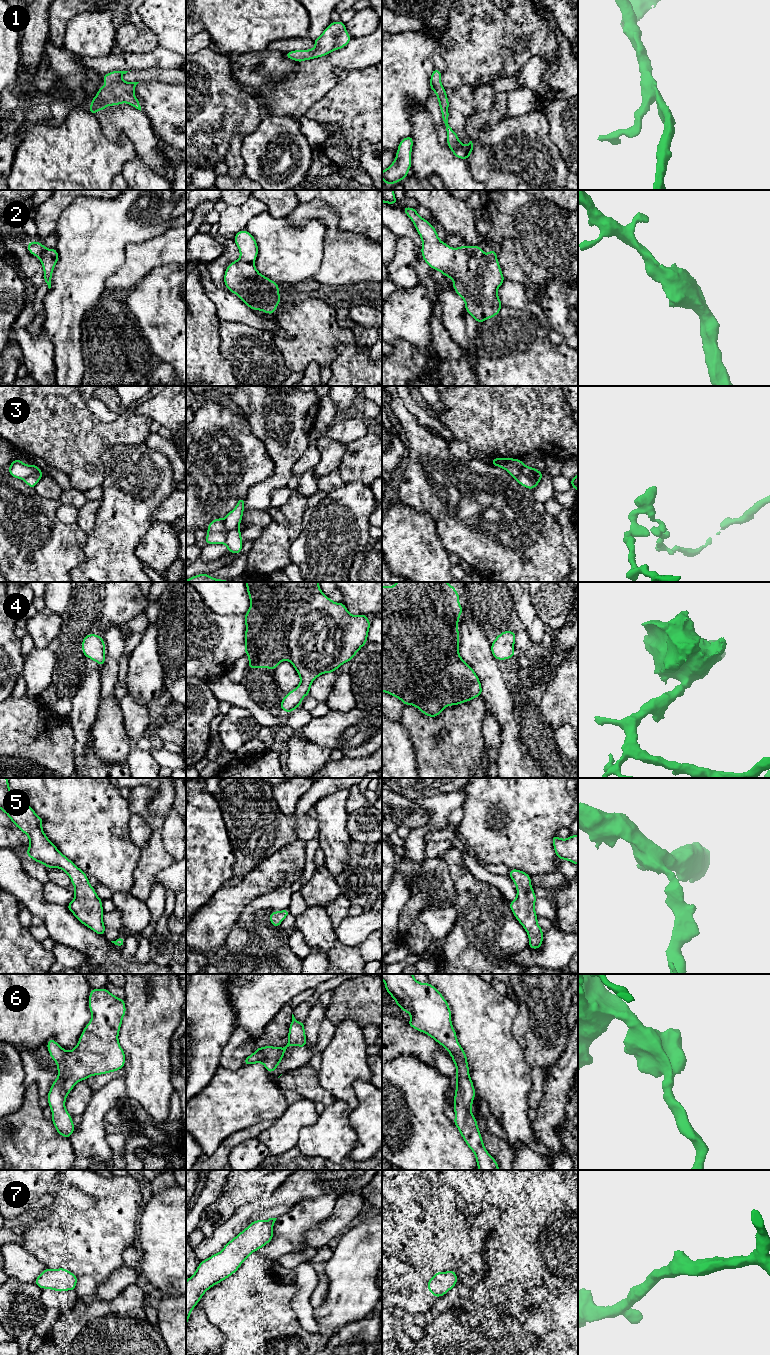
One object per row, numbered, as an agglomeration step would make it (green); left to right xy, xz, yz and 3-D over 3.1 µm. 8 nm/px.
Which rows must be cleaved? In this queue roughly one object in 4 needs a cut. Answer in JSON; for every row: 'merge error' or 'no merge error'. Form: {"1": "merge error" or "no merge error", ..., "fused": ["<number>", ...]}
{"1": "no merge error", "2": "no merge error", "3": "merge error", "4": "no merge error", "5": "no merge error", "6": "no merge error", "7": "no merge error", "fused": ["3"]}

